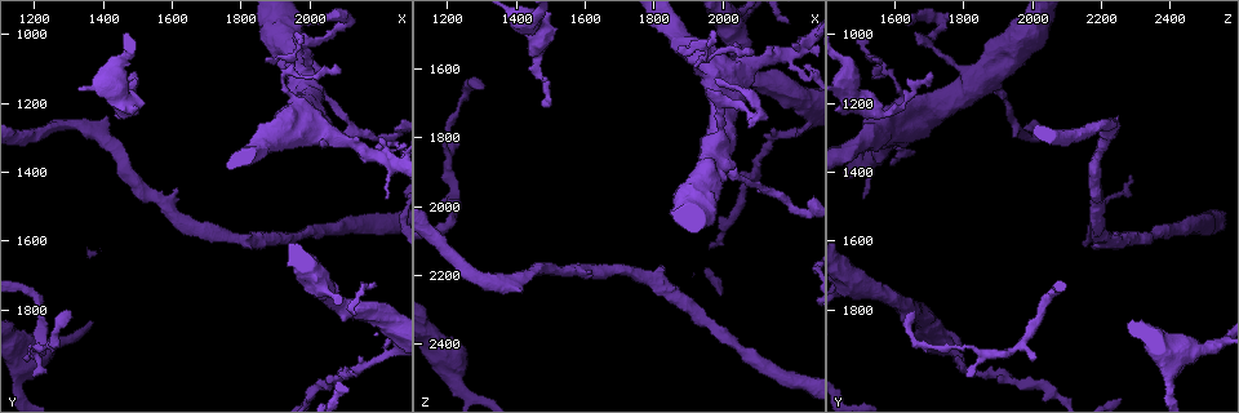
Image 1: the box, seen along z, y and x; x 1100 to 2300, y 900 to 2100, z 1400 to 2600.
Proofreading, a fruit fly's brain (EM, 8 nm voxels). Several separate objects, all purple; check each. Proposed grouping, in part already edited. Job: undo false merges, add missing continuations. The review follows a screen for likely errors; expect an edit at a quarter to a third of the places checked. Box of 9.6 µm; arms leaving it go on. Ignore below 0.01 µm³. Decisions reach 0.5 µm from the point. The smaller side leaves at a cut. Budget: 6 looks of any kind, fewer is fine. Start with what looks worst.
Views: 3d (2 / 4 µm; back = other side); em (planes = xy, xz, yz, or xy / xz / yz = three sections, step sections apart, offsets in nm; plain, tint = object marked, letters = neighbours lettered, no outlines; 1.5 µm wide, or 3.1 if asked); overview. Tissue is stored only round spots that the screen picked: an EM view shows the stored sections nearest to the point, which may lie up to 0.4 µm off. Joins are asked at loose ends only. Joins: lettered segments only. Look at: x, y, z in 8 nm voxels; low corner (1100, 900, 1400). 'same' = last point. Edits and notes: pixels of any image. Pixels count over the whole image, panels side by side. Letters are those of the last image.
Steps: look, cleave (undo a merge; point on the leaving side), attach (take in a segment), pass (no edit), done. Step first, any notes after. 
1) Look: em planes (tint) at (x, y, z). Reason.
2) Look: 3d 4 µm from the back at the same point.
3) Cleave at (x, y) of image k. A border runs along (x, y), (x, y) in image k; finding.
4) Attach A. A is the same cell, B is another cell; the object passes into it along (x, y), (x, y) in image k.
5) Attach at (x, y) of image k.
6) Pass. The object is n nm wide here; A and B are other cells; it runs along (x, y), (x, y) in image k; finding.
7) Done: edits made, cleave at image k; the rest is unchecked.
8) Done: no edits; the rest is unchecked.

Look: 3d 2 µm from the back at (2100, 1100, 1550). Free end.

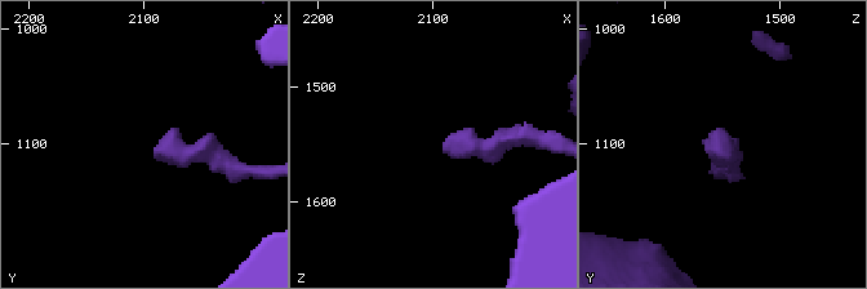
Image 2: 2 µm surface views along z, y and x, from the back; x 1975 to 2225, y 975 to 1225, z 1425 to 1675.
Look: em planes (letters) at (2094, 1108, 1552). Shape alone is not enough.

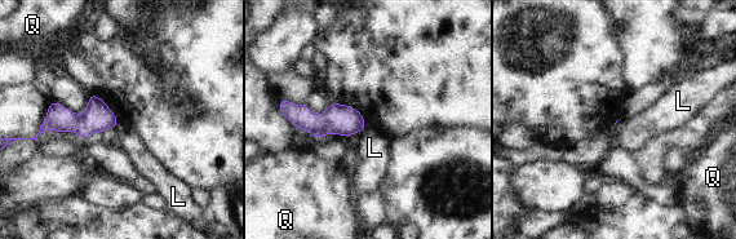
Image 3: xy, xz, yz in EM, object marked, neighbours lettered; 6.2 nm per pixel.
Pass. The longest contact is with L, 60 nm; L and Q are other cells; no lettered segment goes on from it.

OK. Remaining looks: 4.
Look: 3d 2 µm at (2210, 1300, 1540). Three-way junction.

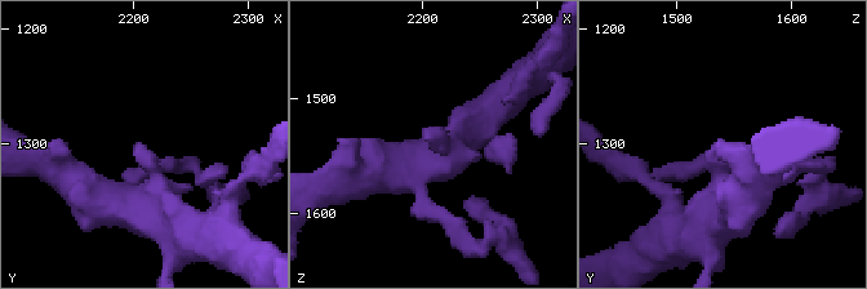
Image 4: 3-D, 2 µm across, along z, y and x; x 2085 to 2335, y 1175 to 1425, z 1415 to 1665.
Look: em xy step 4 (letters) at (2202, 1298, 1534).

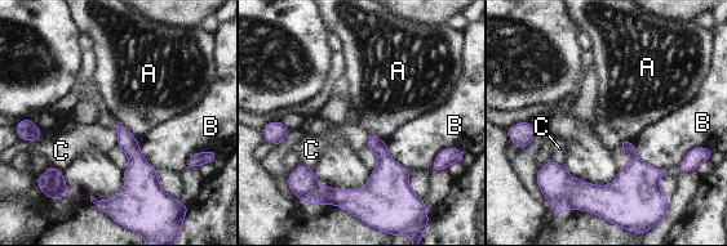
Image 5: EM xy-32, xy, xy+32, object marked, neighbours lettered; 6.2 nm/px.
Look: em planes (letters) at the same point.

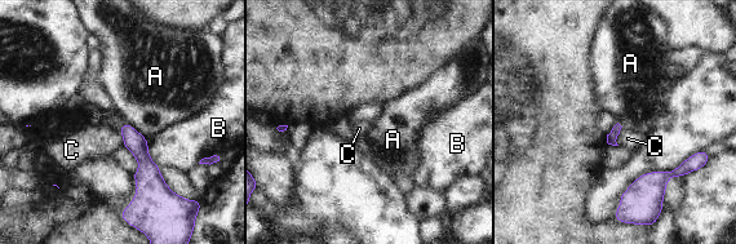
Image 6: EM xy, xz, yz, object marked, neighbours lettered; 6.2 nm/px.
Pass. A, B and C are other cells; no lettered segment goes on from it.

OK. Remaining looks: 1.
Look: em xz step 8 (letters) at (1230, 1900, 1720).

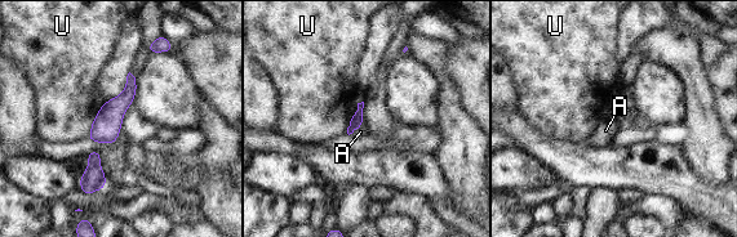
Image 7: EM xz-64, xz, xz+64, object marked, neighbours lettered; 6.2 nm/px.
Pass. The object is 100 nm wide here; the longest contact is with U, 220 nm; A and U are other cells; one neuron here.

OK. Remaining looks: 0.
Done: no edits; the rest is unchecked.

